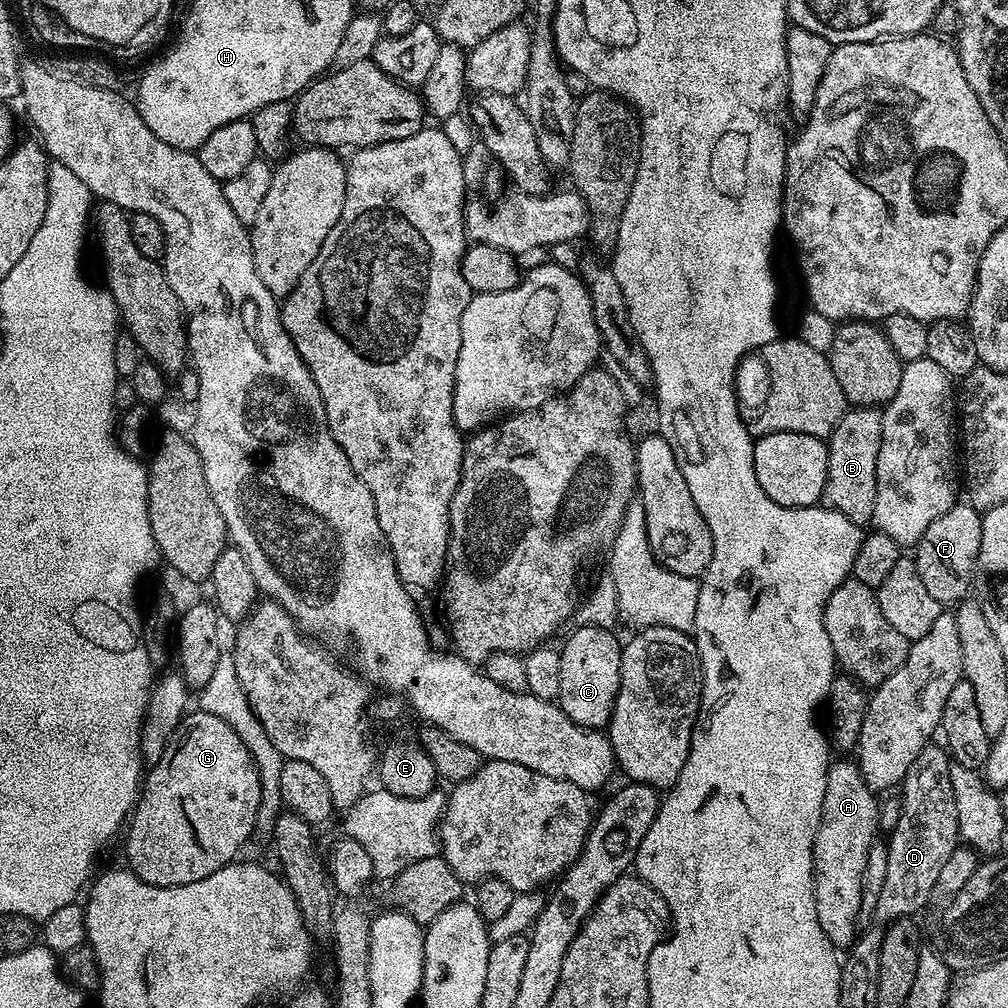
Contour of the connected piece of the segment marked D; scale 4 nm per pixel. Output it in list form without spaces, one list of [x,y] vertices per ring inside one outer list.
[[[929,746],[921,750],[918,758],[910,766],[903,784],[898,788],[902,814],[898,826],[887,837],[888,857],[886,858],[886,882],[882,885],[882,894],[878,897],[875,919],[887,926],[893,920],[915,917],[916,911],[932,898],[934,882],[942,870],[943,864],[954,854],[961,839],[958,824],[958,812],[955,810],[954,792],[950,786],[950,757],[943,747]]]

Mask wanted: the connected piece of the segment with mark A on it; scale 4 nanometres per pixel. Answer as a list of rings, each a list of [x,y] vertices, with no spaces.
[[[844,758],[841,764],[833,763],[828,769],[822,818],[812,847],[818,926],[826,930],[826,938],[840,950],[847,949],[858,935],[866,858],[878,836],[881,805],[859,767],[849,760]]]

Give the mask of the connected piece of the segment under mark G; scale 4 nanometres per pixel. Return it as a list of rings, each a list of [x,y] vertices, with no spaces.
[[[199,710],[189,711],[178,726],[178,730],[170,738],[170,742],[166,746],[162,758],[158,758],[158,762],[151,765],[143,777],[136,807],[132,809],[130,819],[126,824],[128,841],[124,844],[124,852],[128,855],[128,861],[126,861],[127,867],[142,882],[146,882],[150,886],[162,886],[163,888],[186,886],[190,882],[198,882],[202,878],[210,878],[210,874],[214,874],[219,868],[224,868],[227,864],[233,863],[239,857],[236,855],[239,854],[240,847],[247,842],[251,835],[253,836],[256,829],[256,815],[258,814],[259,801],[260,779],[258,778],[258,770],[254,766],[250,750],[246,750],[242,738],[238,738],[238,734],[234,734],[234,730],[230,730],[230,726],[226,726],[226,722],[222,722],[222,718],[218,718],[209,712],[201,712]]]

